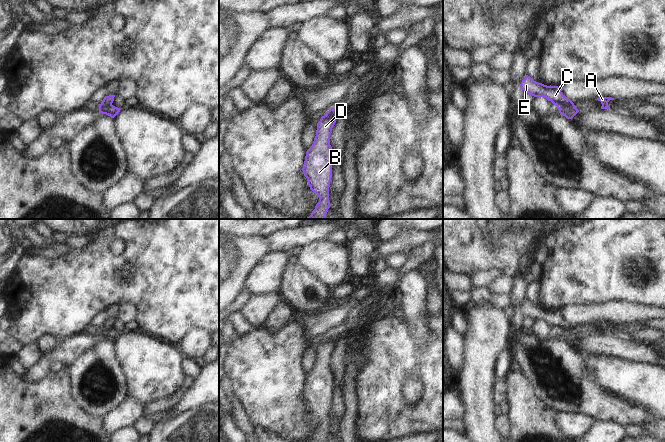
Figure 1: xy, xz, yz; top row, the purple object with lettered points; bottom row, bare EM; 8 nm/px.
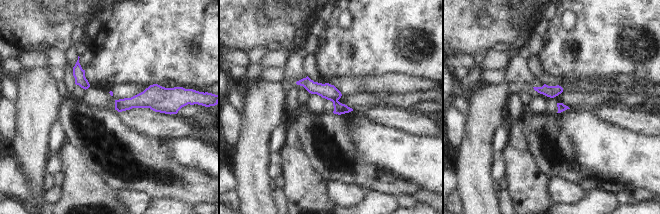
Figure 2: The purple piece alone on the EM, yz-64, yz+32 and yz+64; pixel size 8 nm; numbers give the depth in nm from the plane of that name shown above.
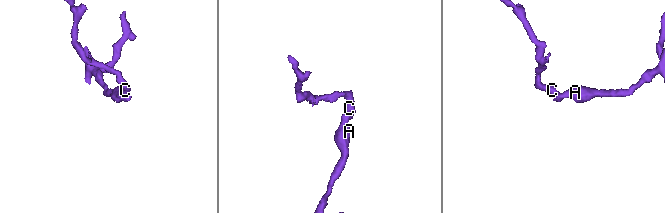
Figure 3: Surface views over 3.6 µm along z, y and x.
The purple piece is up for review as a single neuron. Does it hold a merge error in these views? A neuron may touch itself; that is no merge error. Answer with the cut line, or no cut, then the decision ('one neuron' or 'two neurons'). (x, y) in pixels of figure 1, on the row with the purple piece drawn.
cut none; one neuron

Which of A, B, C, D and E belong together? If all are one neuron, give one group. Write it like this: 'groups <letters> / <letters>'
groups A B C D E

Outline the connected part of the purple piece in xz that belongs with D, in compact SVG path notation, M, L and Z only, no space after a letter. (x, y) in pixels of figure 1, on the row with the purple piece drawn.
M331 108L317 123L316 136L307 150L303 164L303 174L310 189L317 194L319 202L308 219L325 219L330 208L329 187L332 178L334 154L330 145L330 135L341 109Z

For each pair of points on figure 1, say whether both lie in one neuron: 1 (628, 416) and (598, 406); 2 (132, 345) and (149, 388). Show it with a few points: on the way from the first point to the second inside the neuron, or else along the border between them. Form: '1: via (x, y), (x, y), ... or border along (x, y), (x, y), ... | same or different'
1: via (621, 412), (605, 406) | same
2: via (140, 356), (149, 365), (149, 377) | same

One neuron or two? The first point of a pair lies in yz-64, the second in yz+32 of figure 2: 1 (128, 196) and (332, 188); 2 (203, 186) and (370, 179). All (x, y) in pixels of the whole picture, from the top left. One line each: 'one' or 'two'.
1: one
2: one

